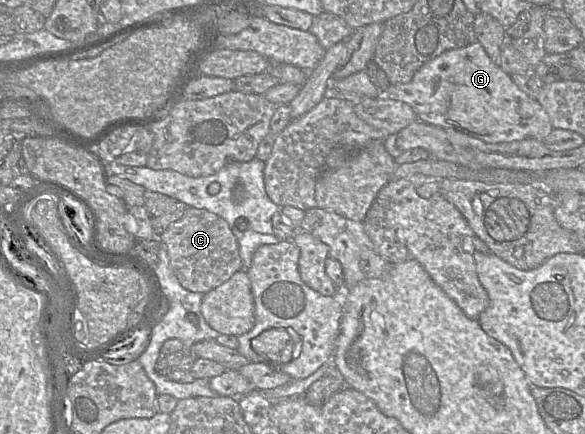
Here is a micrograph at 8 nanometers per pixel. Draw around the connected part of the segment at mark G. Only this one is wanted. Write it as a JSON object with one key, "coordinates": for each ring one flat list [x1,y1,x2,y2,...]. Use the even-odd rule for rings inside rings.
{"coordinates":[[476,41,466,47,443,52,424,64,413,78,404,84,391,84,382,95,411,106,423,122,461,131,488,143,520,141,527,138,545,139,553,129,550,118,541,104,524,93,498,64,493,62,484,47]]}

